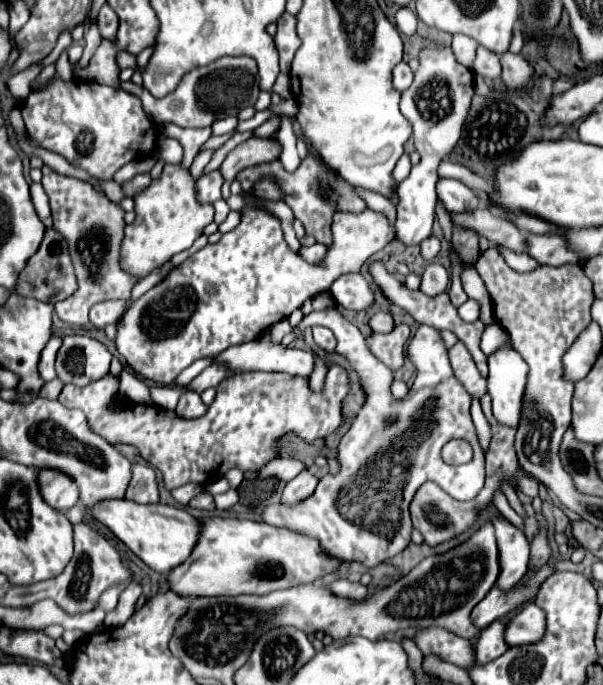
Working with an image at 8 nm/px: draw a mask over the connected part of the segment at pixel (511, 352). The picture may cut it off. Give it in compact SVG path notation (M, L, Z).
M504 345L488 355L488 393L500 423L518 427L526 379L528 365L514 347Z

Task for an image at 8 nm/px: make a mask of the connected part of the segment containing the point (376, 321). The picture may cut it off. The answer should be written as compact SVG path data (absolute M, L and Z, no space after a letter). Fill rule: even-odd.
M382 311L376 313L376 315L372 315L372 319L370 319L370 327L372 327L372 331L382 331L382 333L392 331L392 327L394 327L392 315L382 313Z

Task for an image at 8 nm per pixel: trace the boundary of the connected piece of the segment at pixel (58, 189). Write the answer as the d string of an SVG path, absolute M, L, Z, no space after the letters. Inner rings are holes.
M48 165L42 167L42 173L42 187L50 199L54 229L60 231L68 241L68 249L78 277L78 291L66 301L56 303L54 311L60 321L74 327L82 327L88 323L88 311L94 303L108 299L128 301L132 287L138 281L136 277L124 273L118 265L120 243L124 237L124 211L116 203L112 203L104 193L96 191L84 181L58 175Z

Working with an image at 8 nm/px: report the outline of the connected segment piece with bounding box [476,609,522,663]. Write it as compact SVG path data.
M516 609L516 611L508 613L506 617L502 617L502 619L498 619L498 621L494 621L494 623L490 623L490 625L482 631L482 635L480 635L478 643L476 643L478 663L482 663L482 661L484 661L484 663L486 663L486 661L492 661L492 659L500 657L500 655L508 649L506 639L504 639L506 625L516 617L516 613L518 613L518 611L522 611L522 609Z

